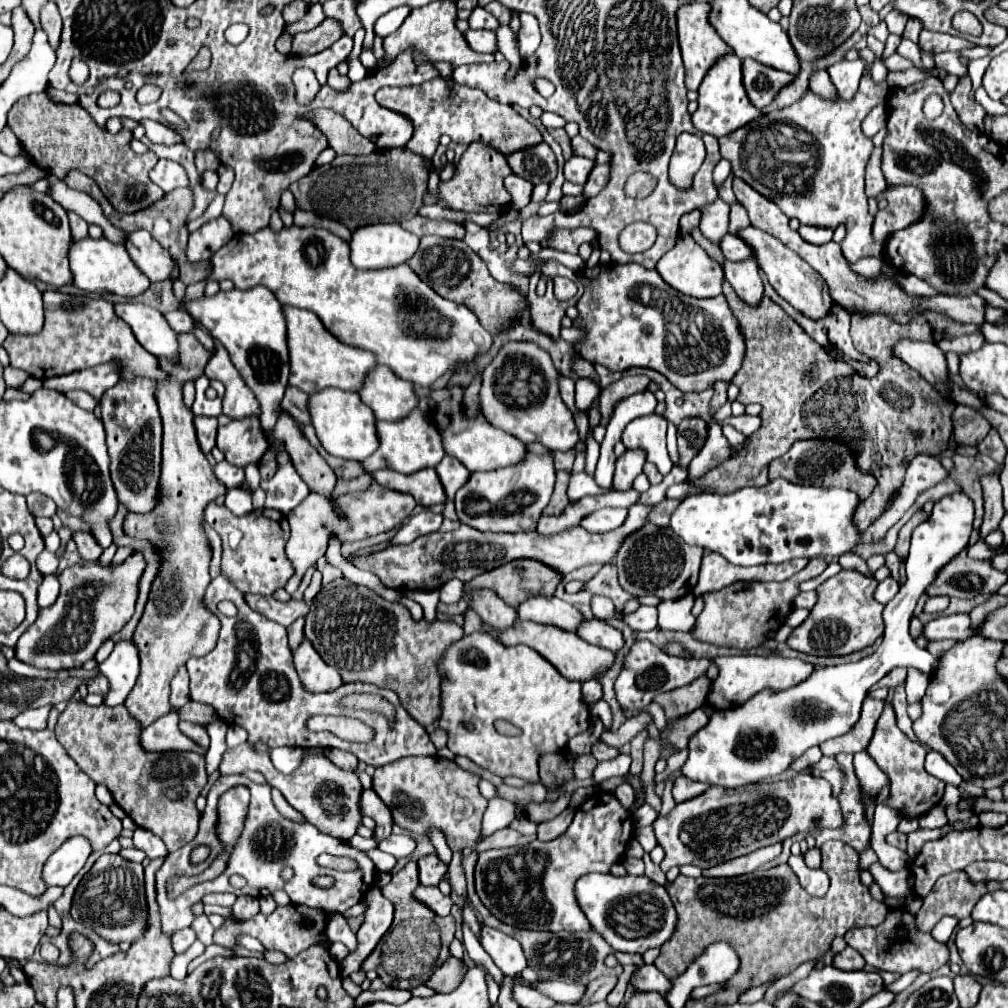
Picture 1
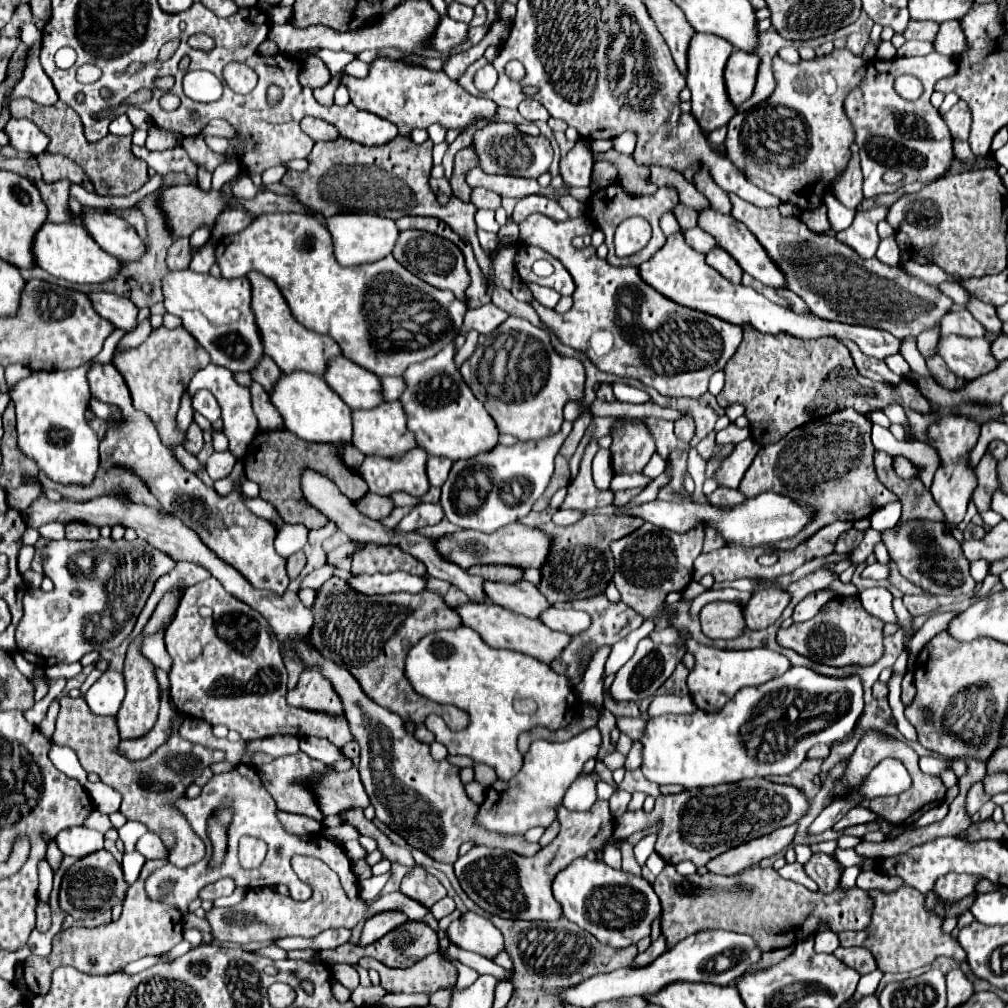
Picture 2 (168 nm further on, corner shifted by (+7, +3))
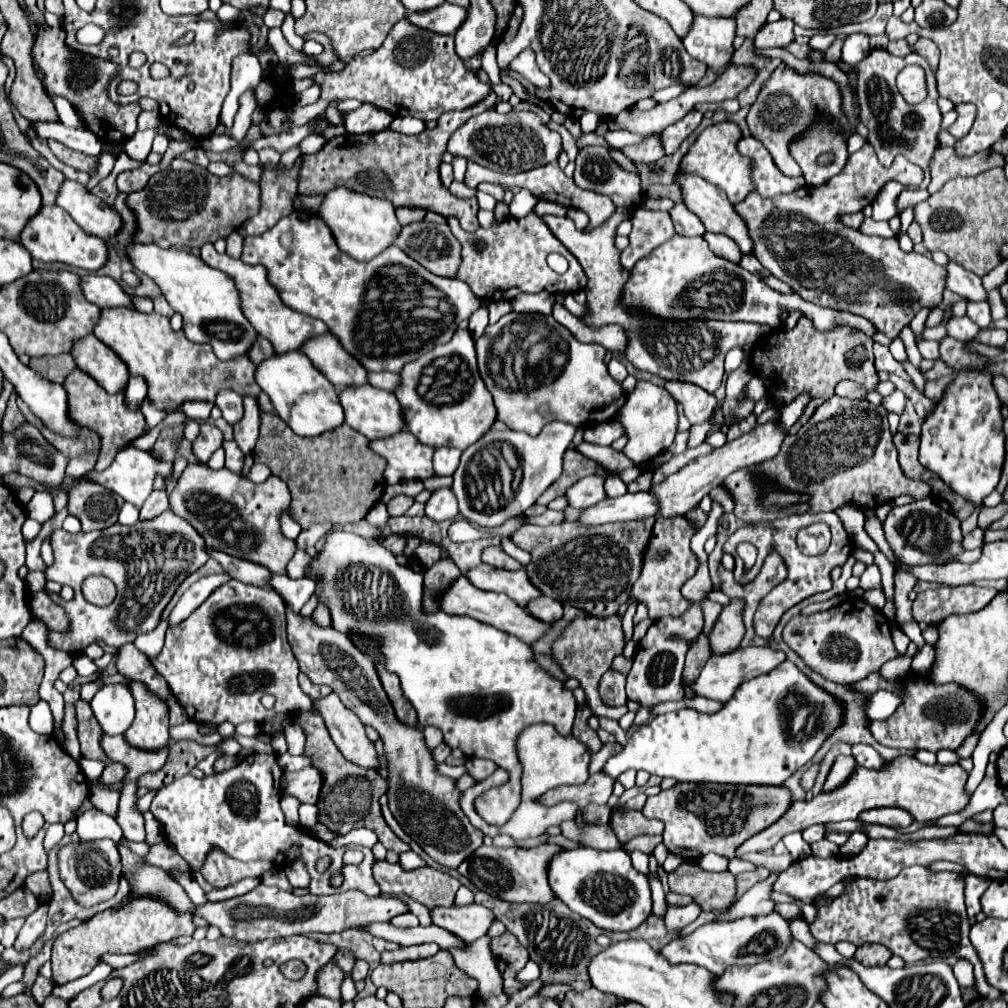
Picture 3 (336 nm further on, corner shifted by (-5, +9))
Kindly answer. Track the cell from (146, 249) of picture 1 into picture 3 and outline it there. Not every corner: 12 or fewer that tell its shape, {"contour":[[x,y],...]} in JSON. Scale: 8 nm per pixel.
{"contour":[[65,180],[55,204],[91,236],[121,228],[119,214],[79,182]]}

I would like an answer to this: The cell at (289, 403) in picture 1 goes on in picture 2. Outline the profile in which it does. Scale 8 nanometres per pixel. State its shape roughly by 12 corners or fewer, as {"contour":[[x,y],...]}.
{"contour":[[267,356],[253,376],[267,394],[275,388],[283,374]]}

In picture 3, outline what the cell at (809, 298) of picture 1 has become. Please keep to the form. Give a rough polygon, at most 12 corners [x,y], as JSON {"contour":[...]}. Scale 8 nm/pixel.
{"contour":[[681,172],[685,206],[705,230],[731,236],[751,252],[747,226],[723,190]]}

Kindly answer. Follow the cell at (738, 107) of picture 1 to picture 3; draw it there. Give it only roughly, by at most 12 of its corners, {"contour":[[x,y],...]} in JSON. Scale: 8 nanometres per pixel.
{"contour":[[695,14],[683,46],[719,70],[731,62],[733,18]]}

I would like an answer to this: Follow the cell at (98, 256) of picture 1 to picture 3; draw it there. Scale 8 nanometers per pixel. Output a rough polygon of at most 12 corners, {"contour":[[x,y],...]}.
{"contour":[[41,206],[19,234],[33,260],[99,270],[101,238],[59,206]]}

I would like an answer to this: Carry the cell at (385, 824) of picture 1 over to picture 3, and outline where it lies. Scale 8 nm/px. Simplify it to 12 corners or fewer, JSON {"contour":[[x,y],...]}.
{"contour":[[309,766],[285,772],[285,794],[315,804],[323,778]]}

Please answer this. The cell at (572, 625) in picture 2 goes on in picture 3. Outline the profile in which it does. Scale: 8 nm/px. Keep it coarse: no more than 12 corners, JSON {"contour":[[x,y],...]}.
{"contour":[[549,596],[527,602],[527,612],[543,622],[555,622],[563,606]]}

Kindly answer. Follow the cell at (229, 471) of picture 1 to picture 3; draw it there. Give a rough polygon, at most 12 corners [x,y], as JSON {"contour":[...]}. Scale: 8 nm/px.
{"contour":[[225,440],[225,468],[239,474],[243,452],[233,440]]}

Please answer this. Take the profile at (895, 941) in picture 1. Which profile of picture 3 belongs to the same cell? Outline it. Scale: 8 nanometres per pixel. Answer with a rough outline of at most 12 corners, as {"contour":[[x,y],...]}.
{"contour":[[905,868],[843,878],[817,908],[825,942],[879,942],[907,964],[967,958],[969,942],[963,876]]}

